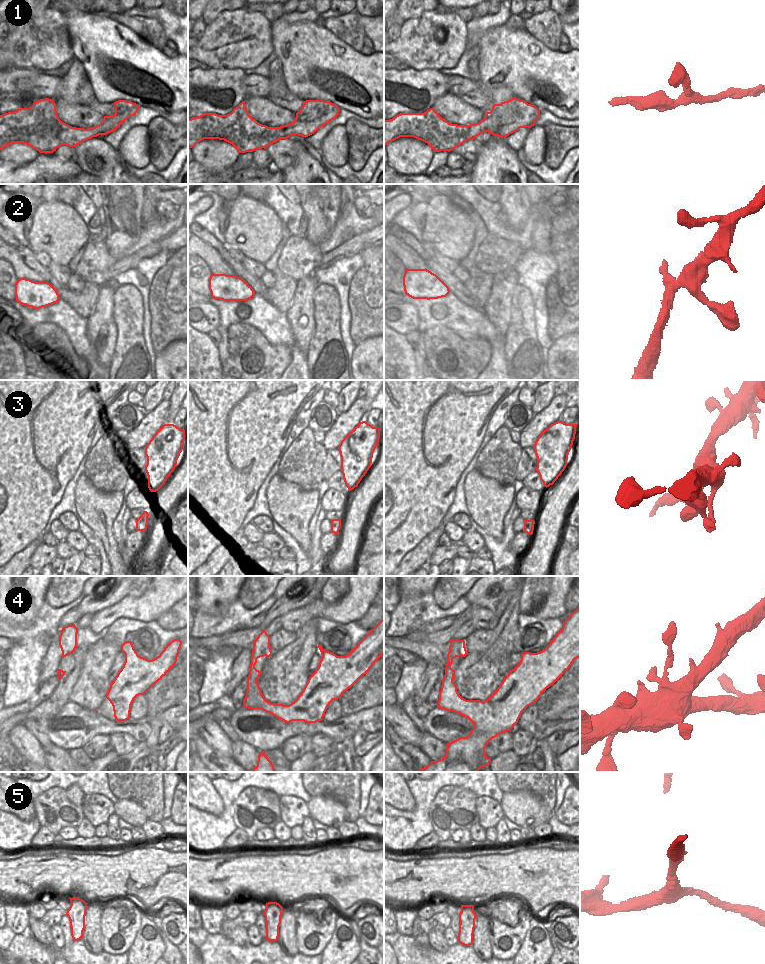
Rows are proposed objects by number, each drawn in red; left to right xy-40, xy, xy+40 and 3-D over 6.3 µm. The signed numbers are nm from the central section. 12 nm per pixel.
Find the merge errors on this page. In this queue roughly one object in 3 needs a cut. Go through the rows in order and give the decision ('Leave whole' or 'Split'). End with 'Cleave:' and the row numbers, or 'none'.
1: Leave whole
2: Leave whole
3: Split
4: Leave whole
5: Leave whole
Cleave: 3.

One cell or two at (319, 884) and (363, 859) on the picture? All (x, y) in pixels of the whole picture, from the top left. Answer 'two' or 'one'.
one

